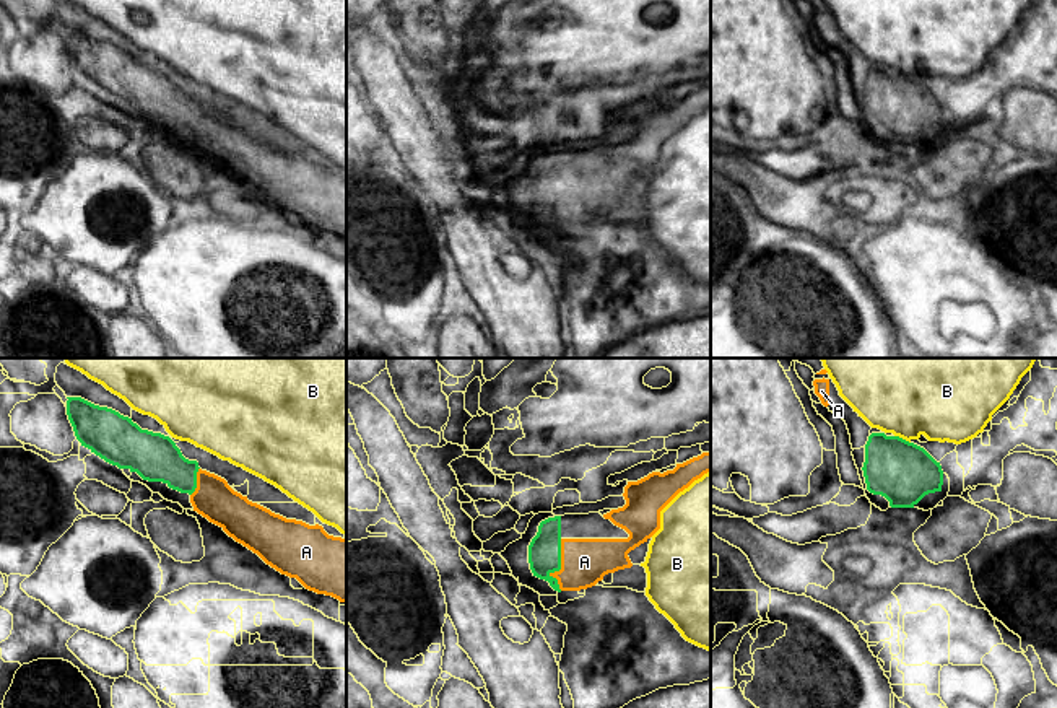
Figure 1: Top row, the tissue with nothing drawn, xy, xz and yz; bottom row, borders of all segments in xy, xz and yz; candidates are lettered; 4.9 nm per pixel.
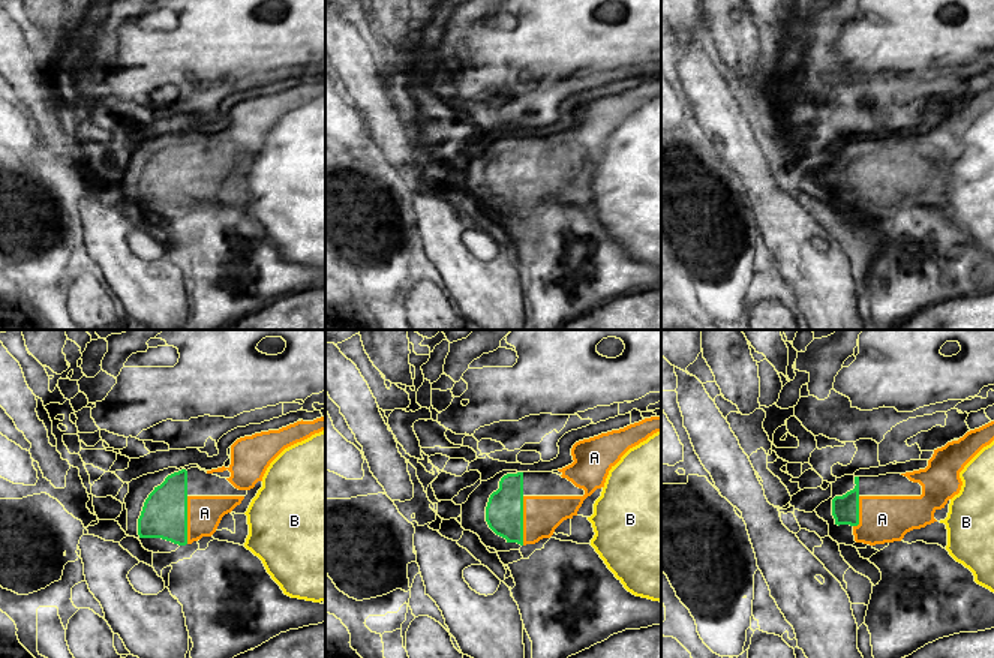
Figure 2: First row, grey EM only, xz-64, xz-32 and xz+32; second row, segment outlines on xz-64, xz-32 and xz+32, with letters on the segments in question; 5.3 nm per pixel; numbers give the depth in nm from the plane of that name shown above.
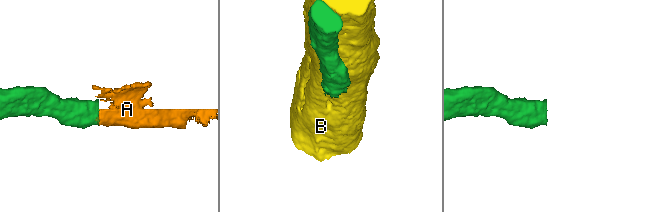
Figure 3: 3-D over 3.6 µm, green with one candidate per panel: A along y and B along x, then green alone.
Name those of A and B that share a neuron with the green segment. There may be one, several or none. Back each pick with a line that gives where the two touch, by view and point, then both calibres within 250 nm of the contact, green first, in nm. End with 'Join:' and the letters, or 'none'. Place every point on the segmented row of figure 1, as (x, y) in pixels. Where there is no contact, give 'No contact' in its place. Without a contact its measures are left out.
A: Touches green at xz (560, 565). Thickness 160 nm (green) against 240 nm
Join: A

